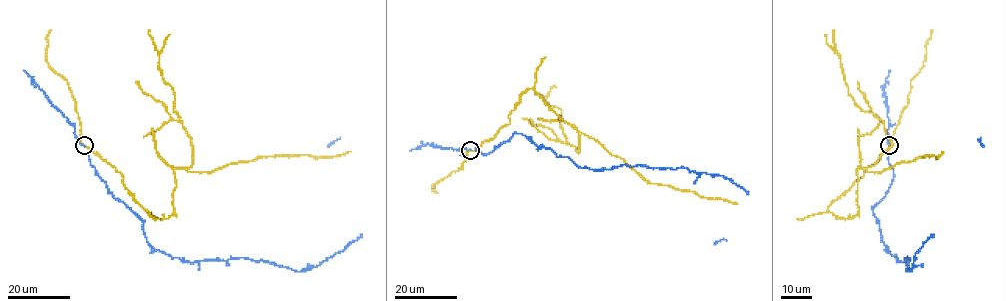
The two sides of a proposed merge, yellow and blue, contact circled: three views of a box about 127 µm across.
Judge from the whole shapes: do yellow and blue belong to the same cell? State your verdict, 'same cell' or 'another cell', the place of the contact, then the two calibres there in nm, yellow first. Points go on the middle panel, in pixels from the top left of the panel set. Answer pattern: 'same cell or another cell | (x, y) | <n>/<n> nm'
another cell | (470, 150) | 200/280 nm

